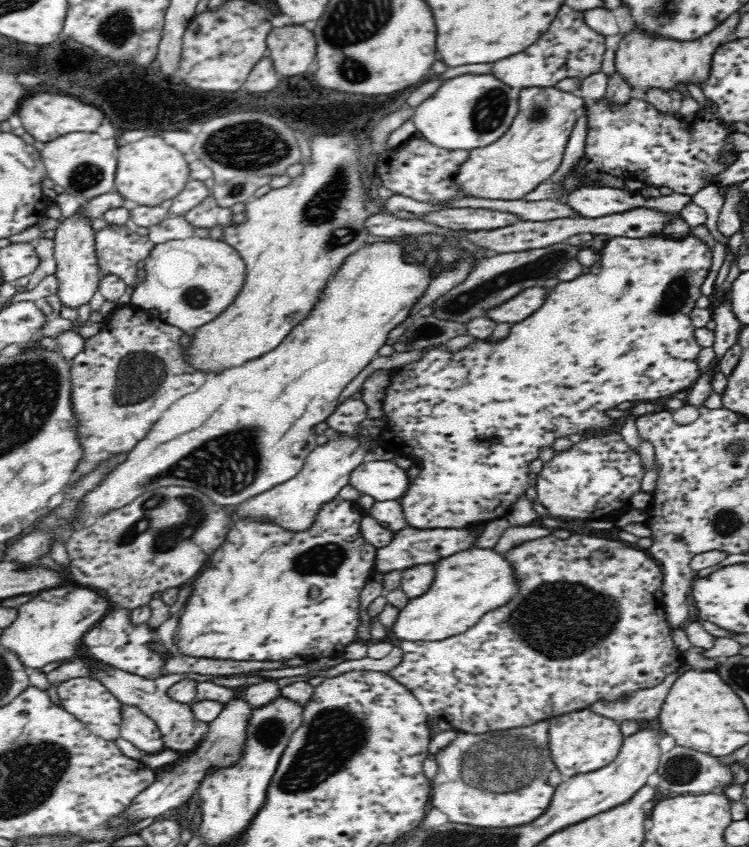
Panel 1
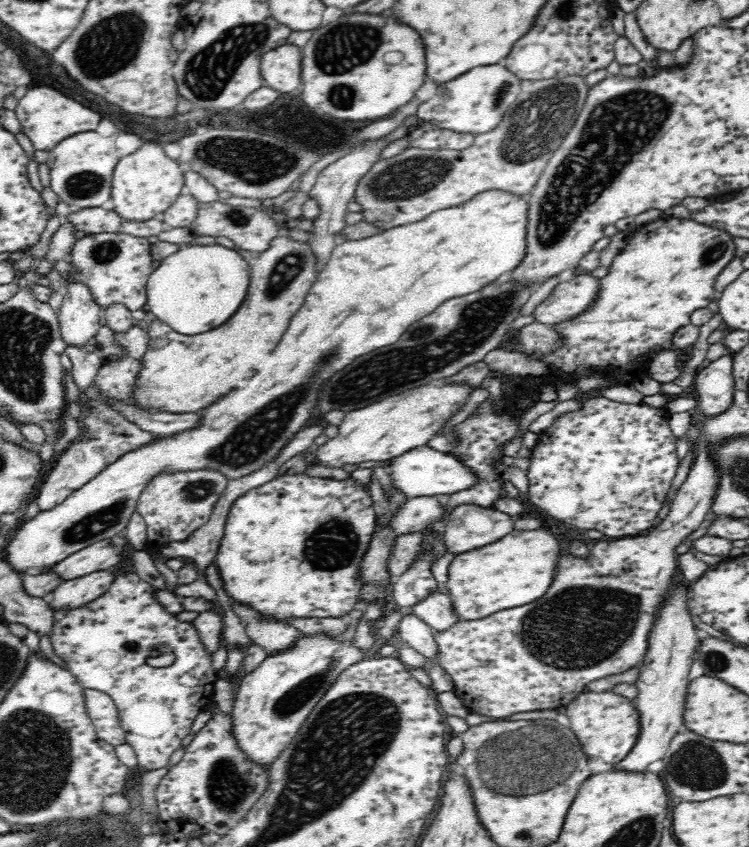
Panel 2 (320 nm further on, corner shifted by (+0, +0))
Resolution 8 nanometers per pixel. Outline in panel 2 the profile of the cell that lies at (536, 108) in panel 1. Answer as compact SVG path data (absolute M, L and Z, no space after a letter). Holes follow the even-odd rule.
M577 74L521 81L518 100L506 112L506 122L490 132L475 135L472 146L464 150L410 146L400 154L380 158L356 184L352 200L362 208L362 221L378 227L378 233L382 233L424 220L436 210L460 205L489 189L528 195L541 177L552 152L558 150L560 142L576 122L589 90L584 76Z

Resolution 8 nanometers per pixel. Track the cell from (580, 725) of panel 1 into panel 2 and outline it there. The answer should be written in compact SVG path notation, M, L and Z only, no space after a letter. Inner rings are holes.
M613 690L580 693L572 704L566 706L565 716L564 721L575 732L583 752L589 758L597 756L612 765L627 757L641 731L640 713L633 700Z

